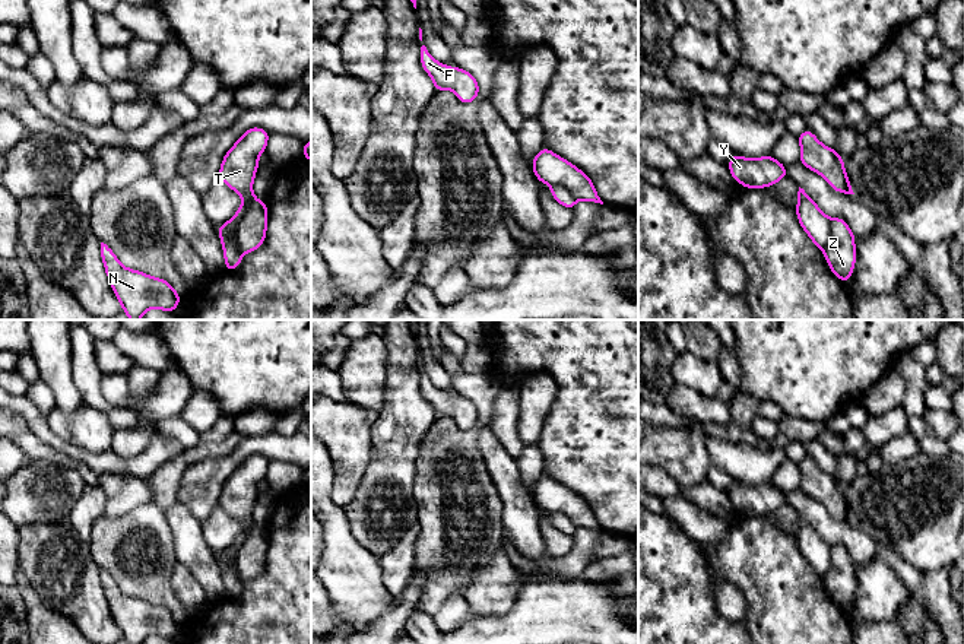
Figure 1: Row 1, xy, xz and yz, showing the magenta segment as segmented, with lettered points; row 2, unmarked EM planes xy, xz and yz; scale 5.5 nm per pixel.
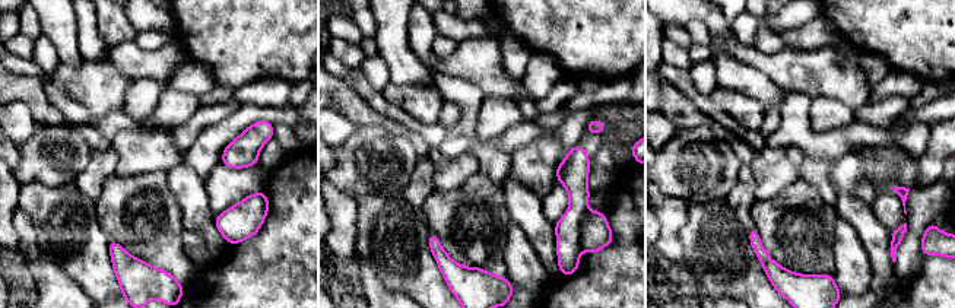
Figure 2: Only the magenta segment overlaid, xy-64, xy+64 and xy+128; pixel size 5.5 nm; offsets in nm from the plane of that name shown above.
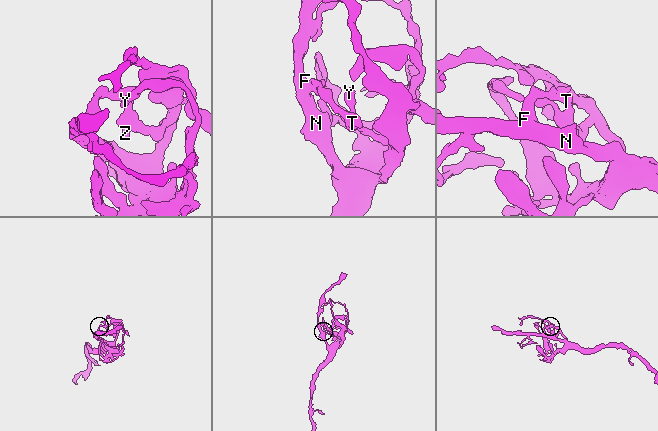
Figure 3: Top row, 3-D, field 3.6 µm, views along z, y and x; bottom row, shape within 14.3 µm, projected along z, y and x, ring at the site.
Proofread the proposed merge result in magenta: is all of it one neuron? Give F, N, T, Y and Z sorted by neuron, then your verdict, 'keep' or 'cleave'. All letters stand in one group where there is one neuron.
F N T Z / Y; cleave

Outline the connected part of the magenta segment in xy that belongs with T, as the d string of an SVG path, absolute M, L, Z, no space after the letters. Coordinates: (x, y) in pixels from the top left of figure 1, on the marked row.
M251 127L225 153L219 168L218 178L242 197L241 207L219 229L226 263L225 272L235 270L241 263L242 253L234 239L234 228L254 199L253 181L259 168L259 156L264 152L269 136L269 131Z

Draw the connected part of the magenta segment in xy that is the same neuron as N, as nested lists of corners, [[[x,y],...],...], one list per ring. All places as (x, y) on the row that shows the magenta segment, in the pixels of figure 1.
[[[104,242],[101,257],[112,291],[130,320],[140,320],[150,308],[174,313],[180,305],[180,294],[171,283],[124,267]]]

